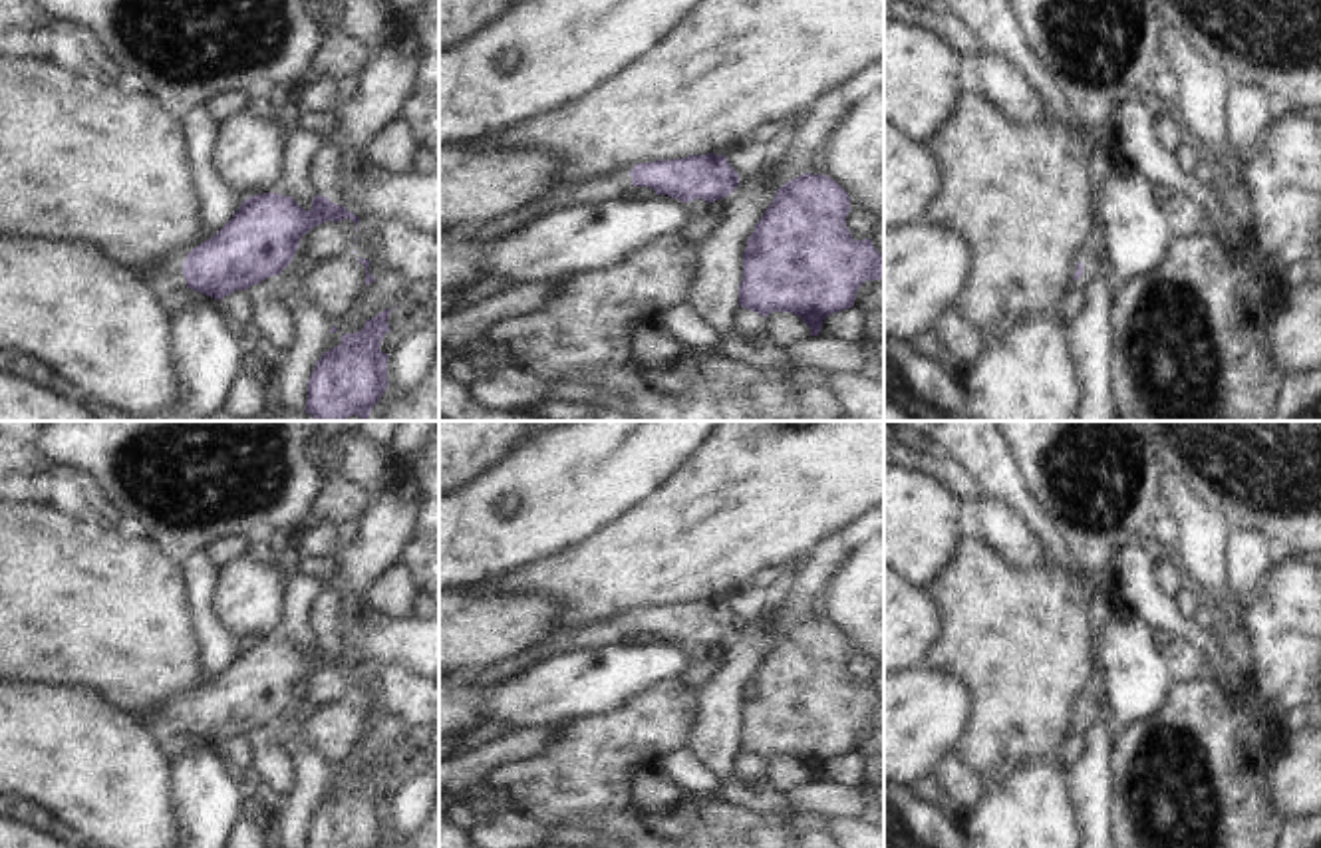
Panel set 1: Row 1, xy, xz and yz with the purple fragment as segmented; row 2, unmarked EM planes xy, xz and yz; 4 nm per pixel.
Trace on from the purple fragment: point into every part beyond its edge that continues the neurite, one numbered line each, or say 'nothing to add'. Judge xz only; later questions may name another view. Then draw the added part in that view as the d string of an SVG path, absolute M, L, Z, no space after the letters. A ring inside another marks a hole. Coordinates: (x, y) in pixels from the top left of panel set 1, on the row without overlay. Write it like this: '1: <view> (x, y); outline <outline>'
1: xz (606, 632); outline M636 608L588 626L556 630L544 641L473 673L469 683L475 689L487 691L558 655L566 655L584 647L604 647L632 639L638 634L632 630L630 622L634 612Z

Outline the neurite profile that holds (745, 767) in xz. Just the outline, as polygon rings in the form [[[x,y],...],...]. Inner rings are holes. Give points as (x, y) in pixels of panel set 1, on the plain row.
[[[739,751],[733,759],[733,773],[737,778],[741,778],[745,782],[763,780],[765,778],[765,761]]]

